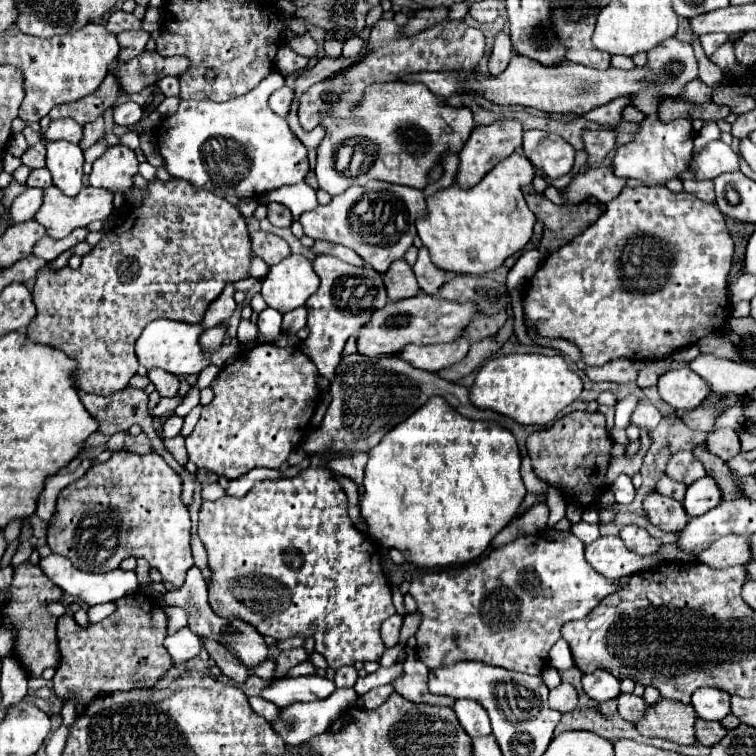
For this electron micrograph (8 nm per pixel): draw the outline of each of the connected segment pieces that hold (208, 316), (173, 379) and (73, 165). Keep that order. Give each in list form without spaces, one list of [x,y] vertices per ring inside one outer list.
[[[226,285],[224,291],[220,293],[220,297],[210,305],[208,313],[205,313],[204,321],[201,321],[201,325],[204,327],[214,327],[218,323],[226,323],[228,317],[234,313],[234,307],[236,307],[236,301],[234,301],[234,285]]]
[[[150,369],[148,379],[156,385],[156,391],[160,393],[160,397],[176,397],[180,387],[180,381],[176,375],[162,369]]]
[[[56,141],[46,145],[48,145],[46,167],[52,173],[54,185],[68,197],[78,195],[78,191],[82,189],[82,177],[84,177],[82,149],[68,141]]]

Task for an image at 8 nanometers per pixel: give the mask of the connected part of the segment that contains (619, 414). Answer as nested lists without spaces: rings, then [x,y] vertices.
[[[626,397],[624,401],[616,403],[616,429],[626,429],[630,423],[630,415],[638,401],[634,397]]]

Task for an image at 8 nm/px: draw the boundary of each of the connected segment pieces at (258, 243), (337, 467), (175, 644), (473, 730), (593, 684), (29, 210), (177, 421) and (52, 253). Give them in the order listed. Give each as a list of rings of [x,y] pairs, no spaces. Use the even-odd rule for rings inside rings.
[[[250,231],[250,241],[252,241],[252,255],[266,261],[270,267],[290,255],[288,243],[278,235],[264,231]]]
[[[352,453],[350,457],[338,457],[338,459],[332,459],[332,463],[328,465],[328,469],[336,475],[342,475],[342,477],[348,477],[352,479],[358,487],[362,485],[364,479],[364,467],[366,467],[366,461],[368,461],[368,453]]]
[[[188,627],[182,629],[178,635],[166,637],[166,645],[164,645],[164,647],[166,647],[166,651],[170,653],[170,657],[172,657],[172,661],[174,661],[176,665],[194,659],[194,657],[200,653],[200,649],[202,649],[200,637],[194,637],[194,635],[188,631]]]
[[[462,699],[454,703],[454,711],[458,715],[460,725],[466,729],[466,733],[470,737],[484,737],[490,735],[490,719],[488,713],[480,707],[480,703],[470,701],[470,699]]]
[[[594,671],[584,675],[582,687],[594,701],[608,701],[620,695],[620,681],[608,671]]]
[[[24,189],[24,193],[20,193],[12,207],[8,209],[8,223],[10,225],[18,225],[18,223],[24,223],[24,221],[30,221],[34,219],[36,211],[40,209],[40,203],[42,203],[42,195],[44,191],[42,189]]]
[[[178,415],[168,417],[168,419],[164,421],[162,437],[176,437],[176,435],[180,433],[180,429],[182,429],[182,423],[184,423],[184,419],[182,419],[182,417],[178,417]]]
[[[84,227],[84,229],[72,231],[68,237],[60,239],[60,241],[56,241],[56,239],[52,239],[52,237],[42,237],[42,239],[34,245],[34,255],[36,255],[36,257],[42,257],[44,261],[50,263],[50,261],[54,261],[60,253],[64,253],[66,249],[70,249],[70,247],[74,247],[76,243],[84,241],[86,235],[88,235],[88,229]]]

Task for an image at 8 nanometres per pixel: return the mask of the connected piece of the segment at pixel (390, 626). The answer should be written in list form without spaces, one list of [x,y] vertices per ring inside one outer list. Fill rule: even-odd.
[[[392,615],[388,621],[382,623],[382,641],[386,647],[394,647],[400,637],[402,627],[402,615]]]

